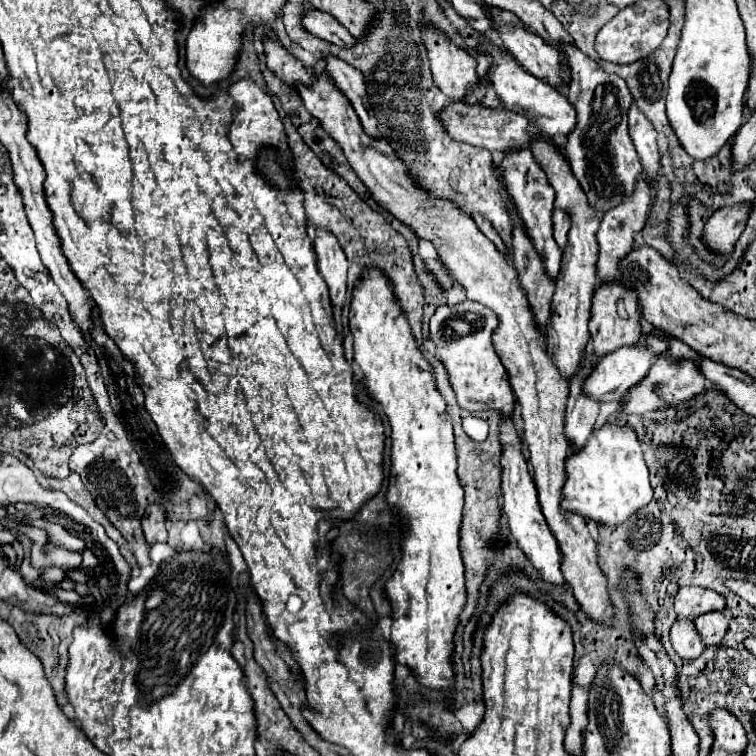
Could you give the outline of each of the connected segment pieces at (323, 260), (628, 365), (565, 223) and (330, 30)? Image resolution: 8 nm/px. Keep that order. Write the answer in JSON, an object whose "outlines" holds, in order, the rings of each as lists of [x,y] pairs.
{"outlines":[[[[316,230],[314,252],[316,252],[318,272],[322,274],[324,282],[330,288],[332,304],[338,308],[344,308],[348,262],[346,262],[346,256],[344,256],[340,244],[334,240],[334,236],[330,236],[330,232]]],[[[646,344],[646,348],[620,348],[598,360],[592,374],[584,380],[584,394],[596,402],[616,402],[622,392],[646,376],[654,352],[662,352],[662,344]]],[[[554,210],[552,222],[554,222],[554,240],[560,248],[564,248],[566,242],[568,242],[566,234],[568,234],[568,228],[570,228],[570,218],[562,210]]],[[[306,8],[302,10],[302,28],[318,38],[324,38],[336,46],[342,46],[342,48],[348,48],[354,44],[354,36],[350,36],[350,32],[338,24],[338,20],[326,12],[320,12],[320,10],[312,10],[312,8]]]]}

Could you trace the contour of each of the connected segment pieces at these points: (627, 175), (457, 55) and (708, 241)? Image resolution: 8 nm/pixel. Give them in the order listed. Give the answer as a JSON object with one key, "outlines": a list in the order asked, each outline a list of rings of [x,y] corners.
{"outlines":[[[[568,46],[566,56],[572,70],[568,100],[576,108],[576,126],[566,136],[564,152],[570,156],[572,172],[584,188],[590,206],[596,212],[608,212],[622,204],[624,198],[632,196],[638,176],[642,174],[640,158],[628,134],[628,110],[632,104],[632,94],[620,76],[606,74],[578,48]]],[[[426,28],[424,42],[432,64],[434,84],[454,102],[468,102],[468,88],[478,84],[476,58],[454,46],[448,38]]],[[[722,208],[708,218],[702,240],[706,248],[714,250],[716,254],[730,256],[744,226],[746,226],[746,208]]]]}

